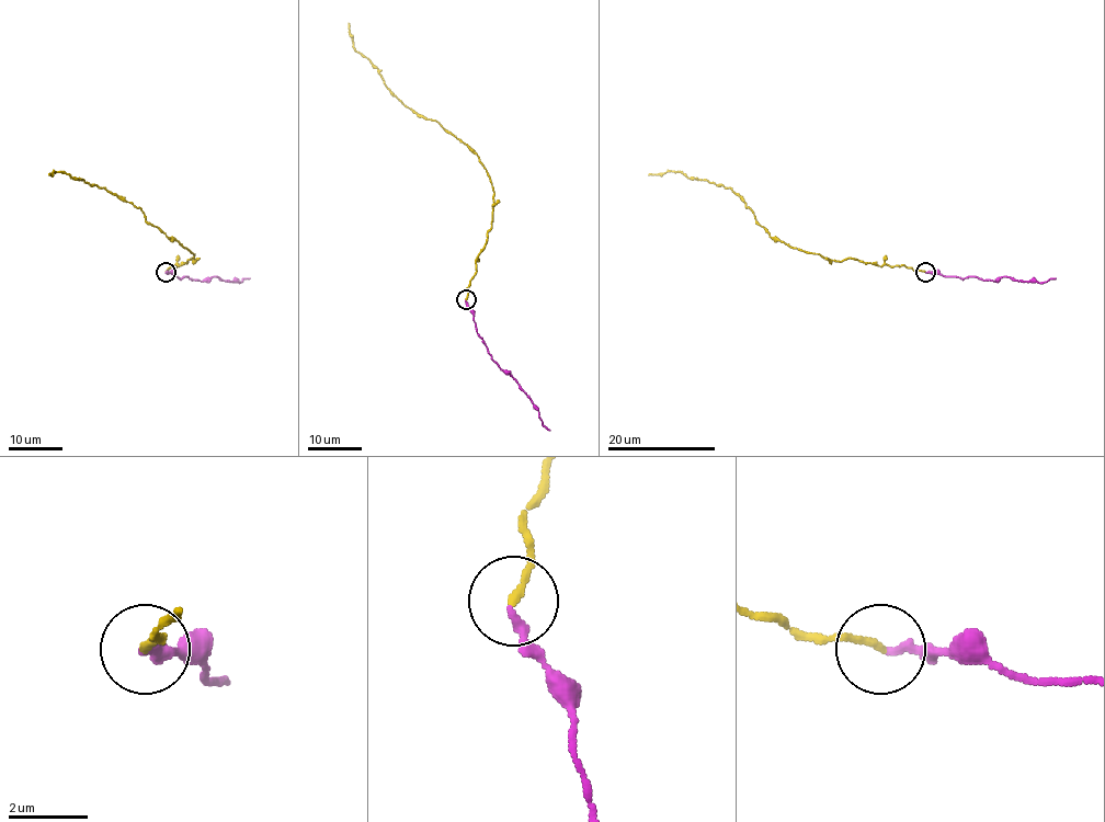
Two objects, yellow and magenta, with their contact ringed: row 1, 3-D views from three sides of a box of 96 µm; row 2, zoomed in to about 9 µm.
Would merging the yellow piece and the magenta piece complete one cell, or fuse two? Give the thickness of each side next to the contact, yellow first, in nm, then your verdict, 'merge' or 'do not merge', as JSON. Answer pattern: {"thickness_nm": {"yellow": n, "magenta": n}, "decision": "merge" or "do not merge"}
{"thickness_nm": {"yellow": 180, "magenta": 200}, "decision": "merge"}

